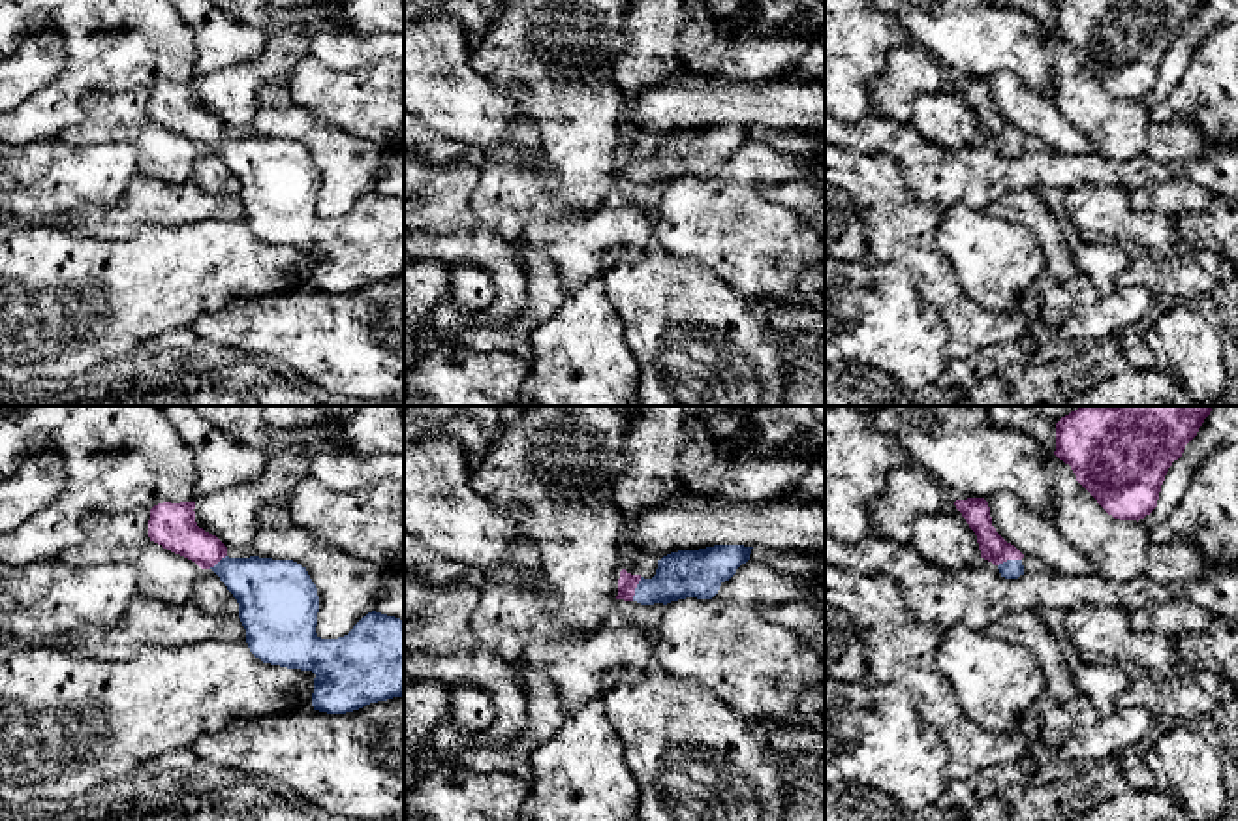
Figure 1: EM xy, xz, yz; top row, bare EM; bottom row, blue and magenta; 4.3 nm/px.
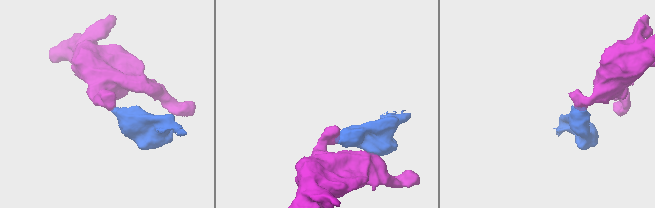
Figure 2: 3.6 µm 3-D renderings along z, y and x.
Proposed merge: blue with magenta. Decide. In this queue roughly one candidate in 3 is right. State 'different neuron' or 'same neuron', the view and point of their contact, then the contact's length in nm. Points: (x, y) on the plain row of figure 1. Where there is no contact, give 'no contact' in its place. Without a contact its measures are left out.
same neuron; meets blue in xz at (635, 168); contact 110 nm long

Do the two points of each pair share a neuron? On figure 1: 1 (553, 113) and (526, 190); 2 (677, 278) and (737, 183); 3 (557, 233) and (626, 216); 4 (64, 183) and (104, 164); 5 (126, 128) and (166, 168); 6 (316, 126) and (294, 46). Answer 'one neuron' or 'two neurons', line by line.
1: one neuron
2: two neurons
3: one neuron
4: one neuron
5: one neuron
6: two neurons

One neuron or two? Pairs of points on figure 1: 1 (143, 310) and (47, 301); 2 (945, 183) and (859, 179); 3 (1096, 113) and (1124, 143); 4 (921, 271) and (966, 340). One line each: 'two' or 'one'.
1: one
2: two
3: one
4: one

